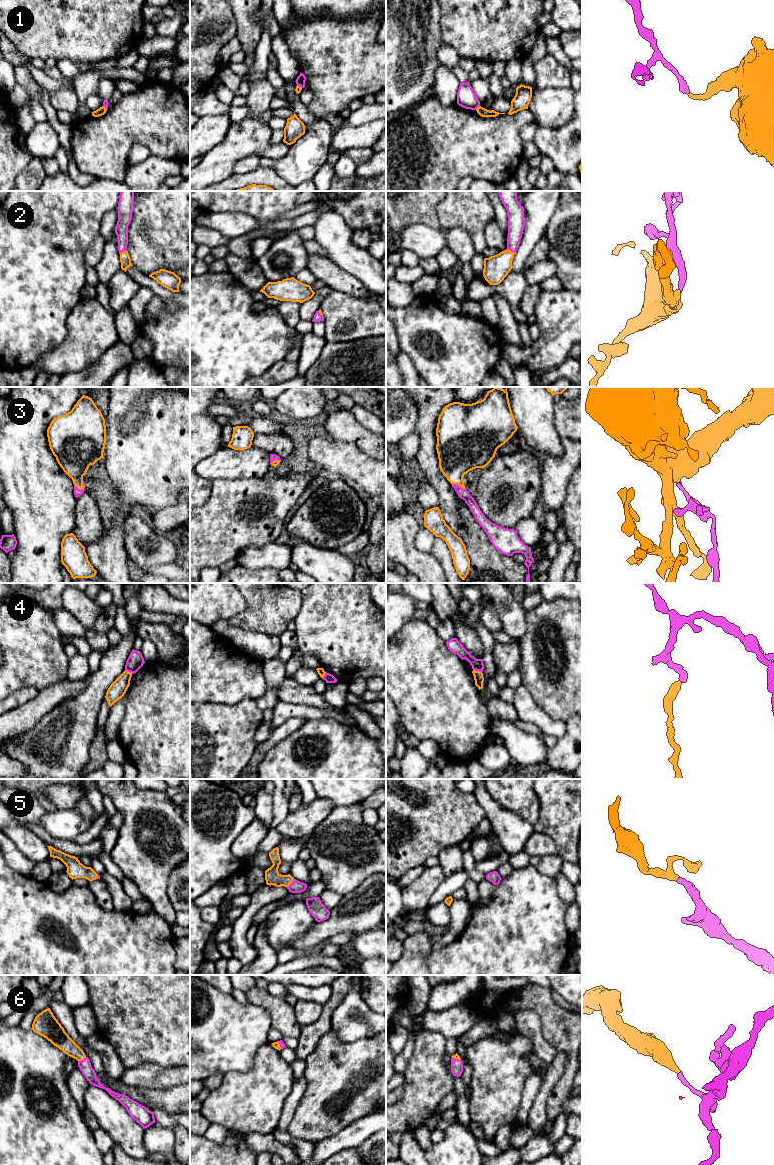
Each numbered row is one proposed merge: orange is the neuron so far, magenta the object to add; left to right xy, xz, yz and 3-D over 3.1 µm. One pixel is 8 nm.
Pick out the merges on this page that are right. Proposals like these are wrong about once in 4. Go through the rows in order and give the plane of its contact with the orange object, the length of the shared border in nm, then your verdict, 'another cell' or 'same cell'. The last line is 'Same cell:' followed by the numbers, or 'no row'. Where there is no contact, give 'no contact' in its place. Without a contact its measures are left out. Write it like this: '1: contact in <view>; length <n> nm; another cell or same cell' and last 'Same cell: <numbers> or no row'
1: contact in yz; length 50 nm; another cell
2: contact in yz; length 80 nm; same cell
3: contact in xy; length 90 nm; same cell
4: contact in yz; length 80 nm; another cell
5: contact in xz; length 90 nm; same cell
6: contact in xy; length 80 nm; same cell
Same cell: 2, 3, 5, 6

